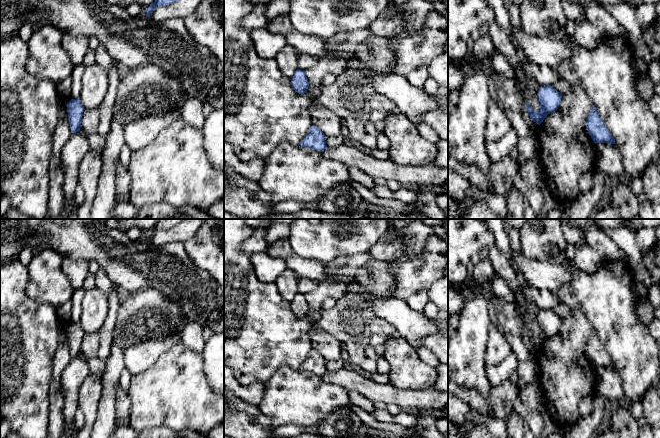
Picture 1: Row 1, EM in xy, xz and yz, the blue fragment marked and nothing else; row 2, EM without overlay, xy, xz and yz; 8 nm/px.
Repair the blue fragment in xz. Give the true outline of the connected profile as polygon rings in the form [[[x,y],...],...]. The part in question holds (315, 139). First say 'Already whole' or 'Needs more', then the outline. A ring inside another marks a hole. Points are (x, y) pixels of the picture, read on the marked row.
Already whole. [[[312,125],[300,146],[322,152],[327,149],[325,134],[317,126]]]

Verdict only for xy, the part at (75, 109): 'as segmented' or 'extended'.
as segmented

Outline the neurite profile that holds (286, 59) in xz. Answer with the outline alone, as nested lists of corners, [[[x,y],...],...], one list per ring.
[[[287,45],[275,57],[280,71],[288,78],[291,78],[298,69],[297,51]]]

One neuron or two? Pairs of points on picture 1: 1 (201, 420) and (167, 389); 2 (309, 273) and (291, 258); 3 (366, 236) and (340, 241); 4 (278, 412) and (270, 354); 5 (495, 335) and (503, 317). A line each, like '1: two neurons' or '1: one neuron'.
1: one neuron
2: one neuron
3: one neuron
4: two neurons
5: two neurons

